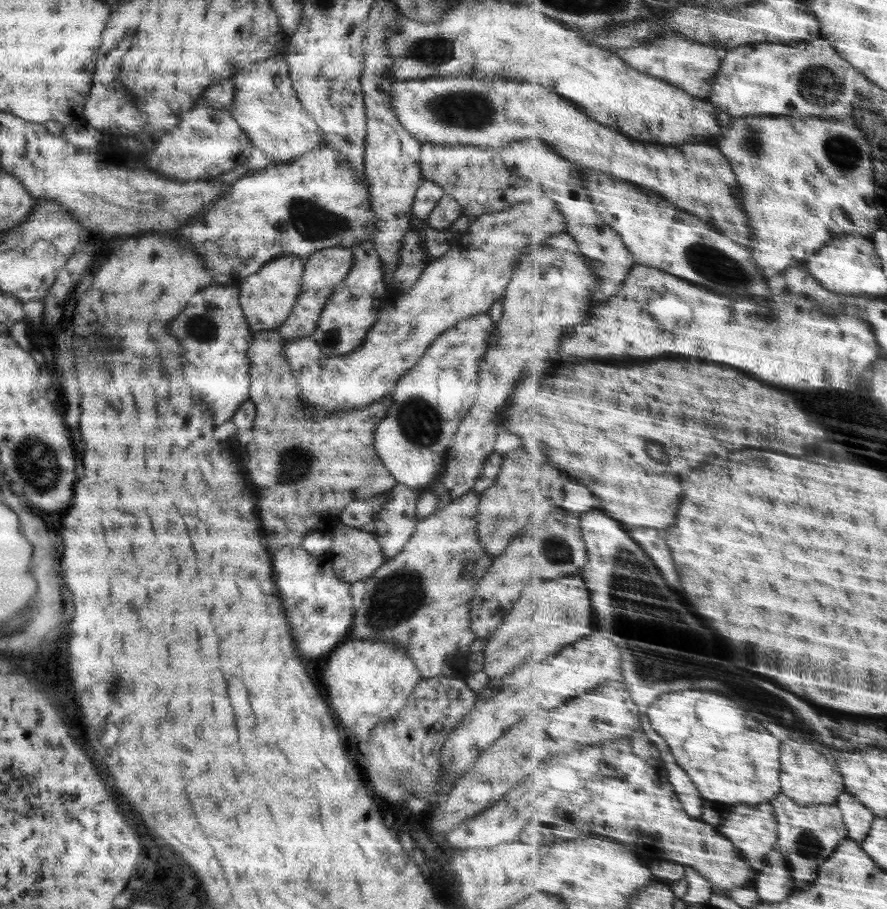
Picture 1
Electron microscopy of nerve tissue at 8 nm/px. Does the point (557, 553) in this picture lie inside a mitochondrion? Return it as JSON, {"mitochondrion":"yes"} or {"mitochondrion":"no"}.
{"mitochondrion":"yes"}

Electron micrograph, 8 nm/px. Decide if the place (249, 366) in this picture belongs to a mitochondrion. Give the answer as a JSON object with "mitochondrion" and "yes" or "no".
{"mitochondrion":"no"}

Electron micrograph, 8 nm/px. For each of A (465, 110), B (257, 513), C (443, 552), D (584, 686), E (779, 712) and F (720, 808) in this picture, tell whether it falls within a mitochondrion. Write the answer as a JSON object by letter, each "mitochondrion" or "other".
{"A":"mitochondrion","B":"other","C":"other","D":"other","E":"mitochondrion","F":"other"}

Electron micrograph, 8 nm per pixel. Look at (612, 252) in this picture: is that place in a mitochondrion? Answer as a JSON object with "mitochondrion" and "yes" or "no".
{"mitochondrion":"no"}

